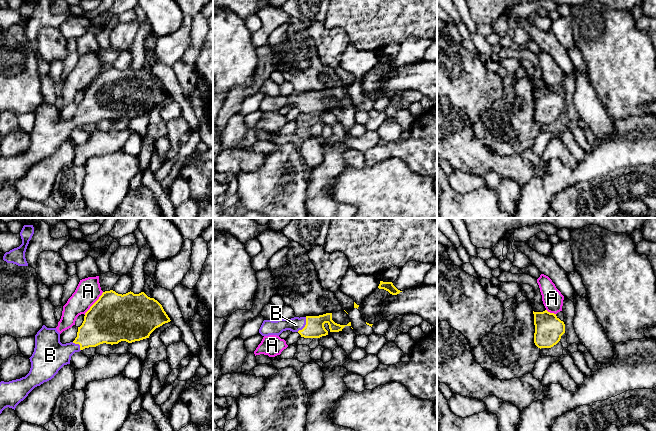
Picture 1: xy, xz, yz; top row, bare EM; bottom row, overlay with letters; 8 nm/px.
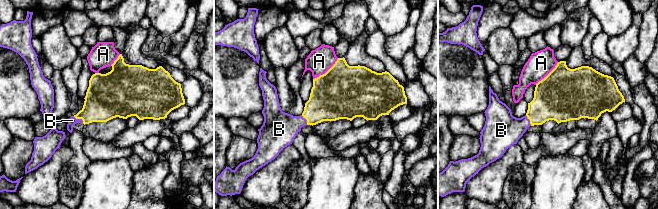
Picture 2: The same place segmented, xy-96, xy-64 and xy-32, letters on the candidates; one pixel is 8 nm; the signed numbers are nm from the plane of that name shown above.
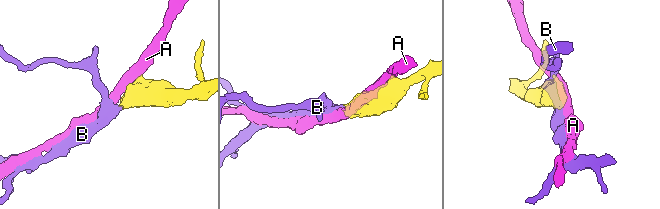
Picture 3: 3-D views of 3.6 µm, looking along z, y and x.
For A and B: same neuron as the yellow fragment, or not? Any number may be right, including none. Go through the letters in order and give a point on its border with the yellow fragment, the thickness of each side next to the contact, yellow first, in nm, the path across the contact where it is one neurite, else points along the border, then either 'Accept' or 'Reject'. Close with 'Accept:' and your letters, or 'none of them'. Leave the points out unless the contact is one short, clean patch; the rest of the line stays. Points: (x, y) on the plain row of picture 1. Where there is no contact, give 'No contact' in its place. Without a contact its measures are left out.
A: Touches yellow at xy (94, 79). Thickness 380 nm (yellow) against 200 nm. Boundary: xy (103, 68), (84, 90). Reject
B: Touches yellow at xz (305, 101). Thickness 160 nm (yellow) against 120 nm. Path across: xz (314, 104), (305, 101), (295, 100). Accept
Accept: B

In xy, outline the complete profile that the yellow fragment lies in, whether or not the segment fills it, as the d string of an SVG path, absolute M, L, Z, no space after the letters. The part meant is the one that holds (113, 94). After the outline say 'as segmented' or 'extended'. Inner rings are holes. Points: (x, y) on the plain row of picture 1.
M113 66L105 67L99 75L85 89L84 97L78 103L77 113L73 118L62 120L60 109L56 104L47 104L45 101L35 111L35 124L29 134L31 144L29 149L20 155L9 158L0 158L0 190L9 183L15 186L28 170L37 162L54 154L58 147L70 140L71 132L85 124L96 123L100 120L118 120L121 117L132 119L149 114L158 103L170 98L170 94L162 81L154 74L148 73L144 68L134 70L118 70Z; extended

